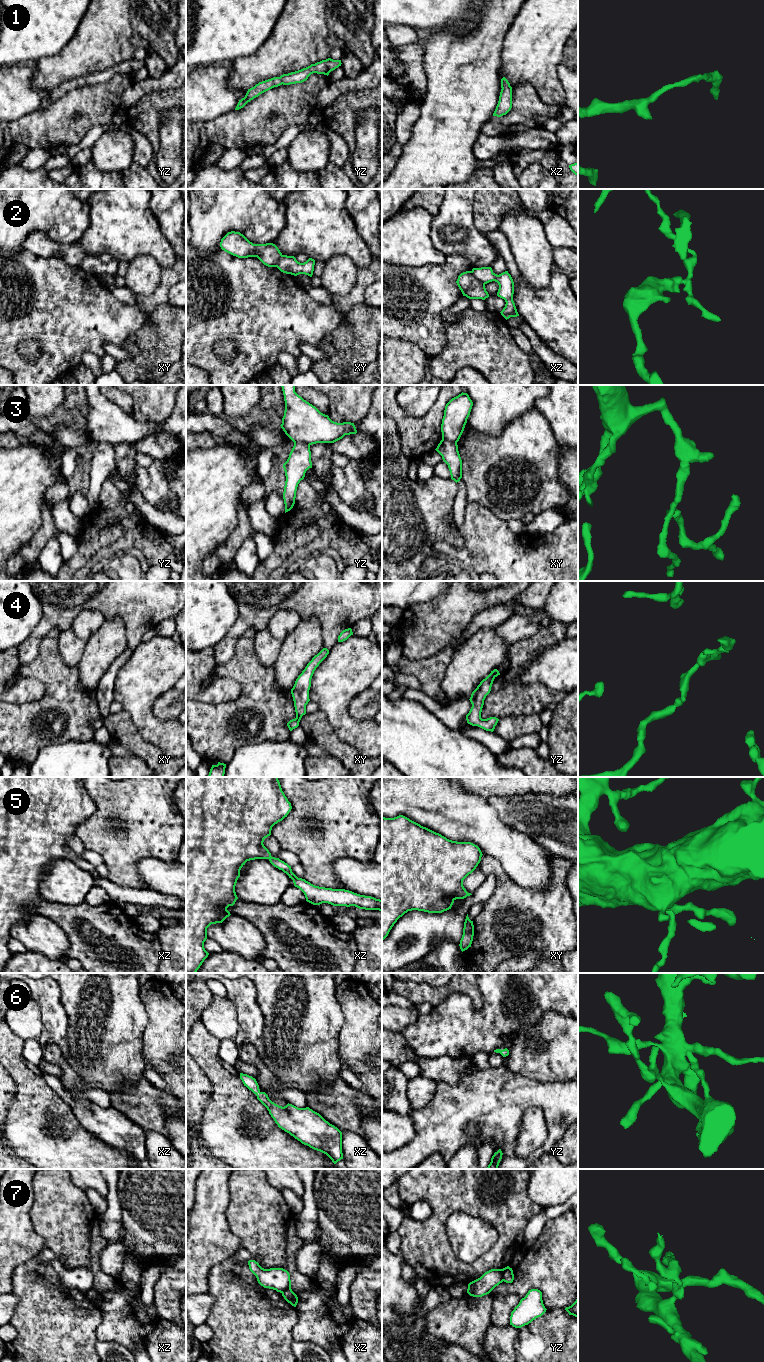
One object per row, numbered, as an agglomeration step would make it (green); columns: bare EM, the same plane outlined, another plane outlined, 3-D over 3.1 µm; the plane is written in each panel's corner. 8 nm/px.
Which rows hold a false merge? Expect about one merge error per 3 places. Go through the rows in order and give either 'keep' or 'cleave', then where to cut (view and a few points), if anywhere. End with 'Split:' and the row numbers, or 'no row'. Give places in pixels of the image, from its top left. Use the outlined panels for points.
1: keep; cut none
2: cleave; cut xz (471, 271), (484, 284)
3: cleave; cut yz (294, 441), (304, 441), (309, 445)
4: keep; cut none
5: keep; cut none
6: keep; cut none
7: cleave; cut yz (503, 1269), (502, 1280)
Split: 2, 3, 7

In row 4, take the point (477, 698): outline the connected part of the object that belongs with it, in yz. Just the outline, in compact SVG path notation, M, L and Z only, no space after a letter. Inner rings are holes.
M494 669L485 679L480 682L477 688L472 692L469 699L472 707L469 713L466 715L468 724L472 726L478 726L486 731L494 731L499 719L496 717L482 719L481 712L484 705L484 700L490 693L493 681L498 675L500 675L499 671Z

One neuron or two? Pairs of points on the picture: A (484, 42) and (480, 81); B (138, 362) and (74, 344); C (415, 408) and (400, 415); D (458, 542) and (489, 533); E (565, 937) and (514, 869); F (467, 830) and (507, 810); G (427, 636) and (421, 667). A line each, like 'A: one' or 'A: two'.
A: one
B: two
C: two
D: two
E: two
F: two
G: two

